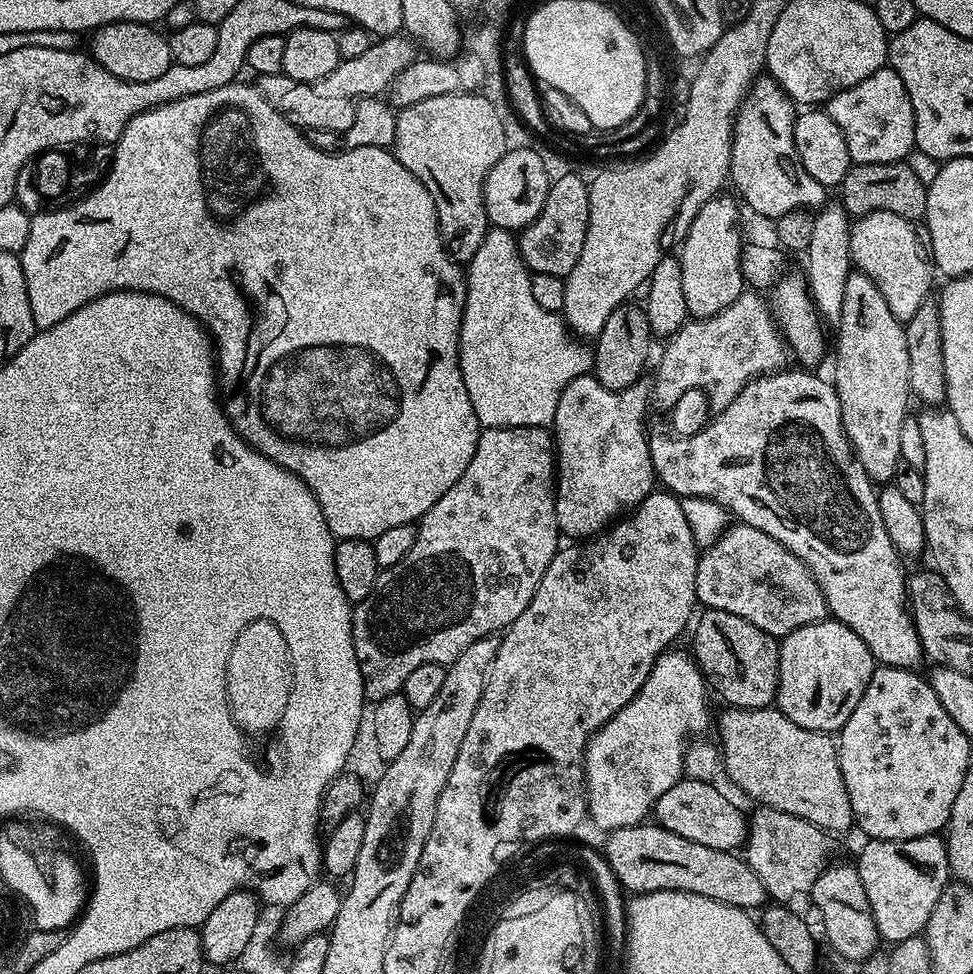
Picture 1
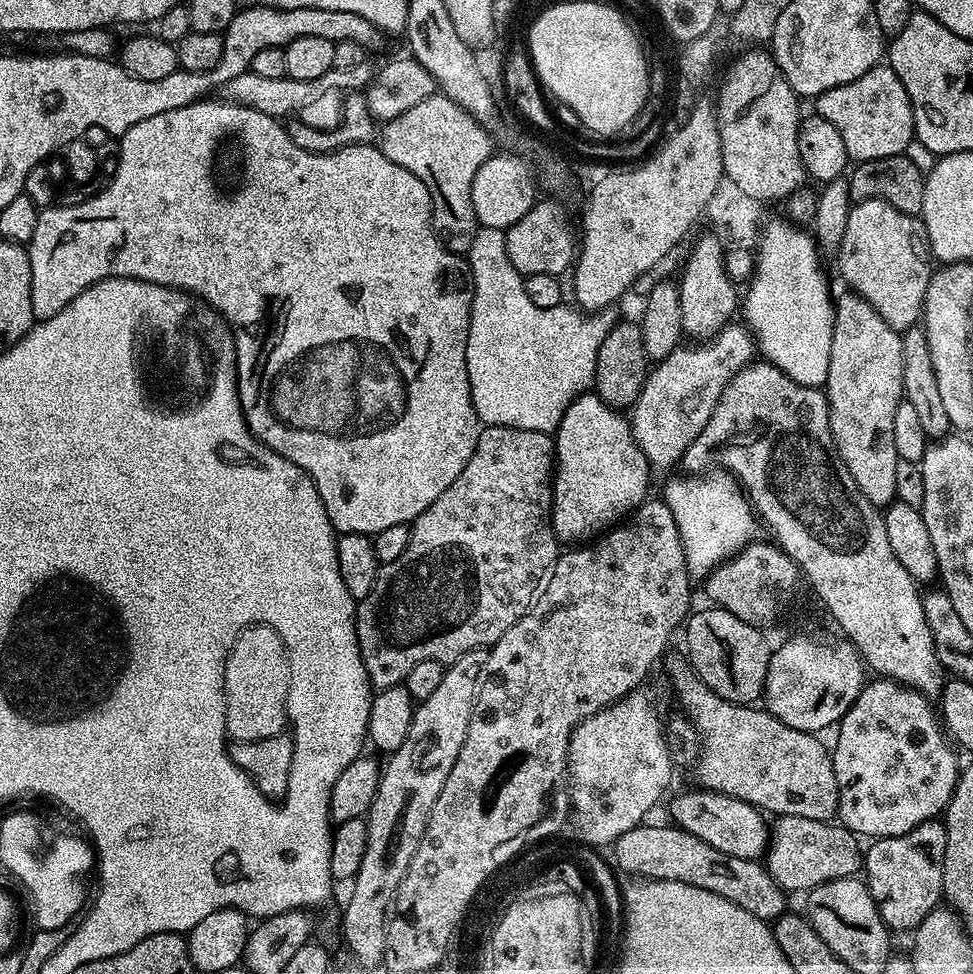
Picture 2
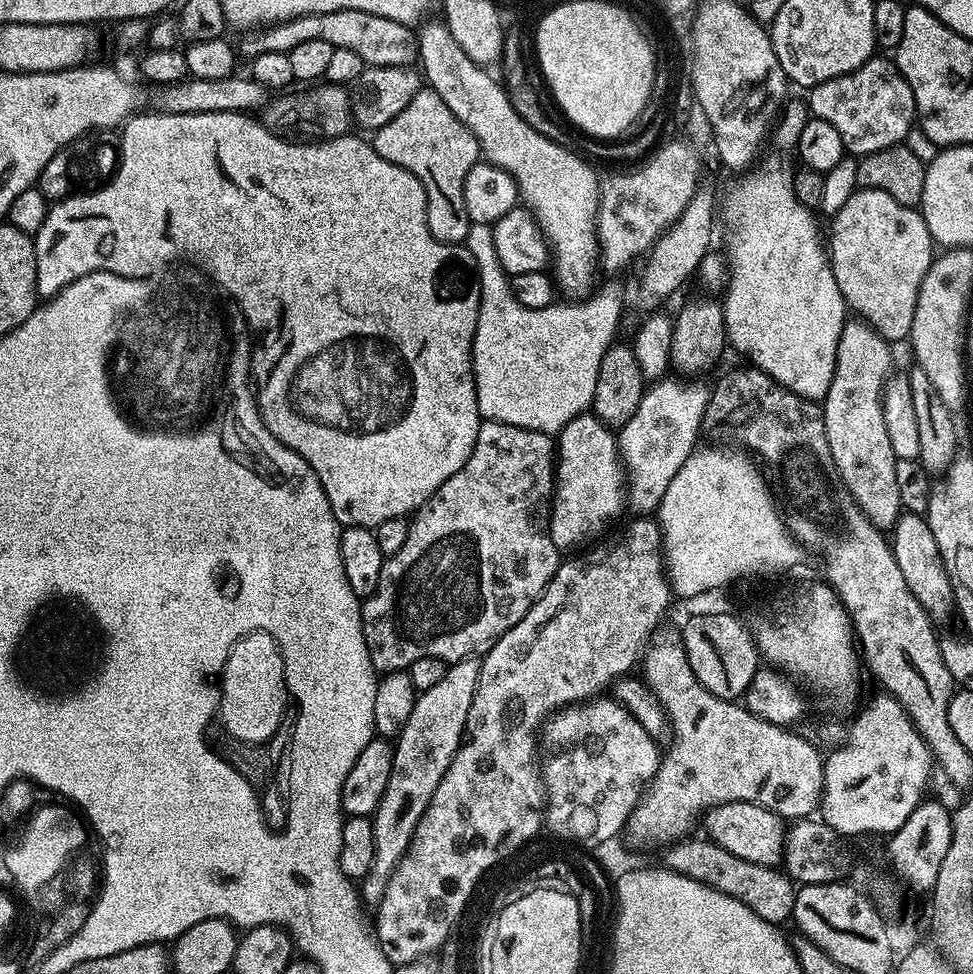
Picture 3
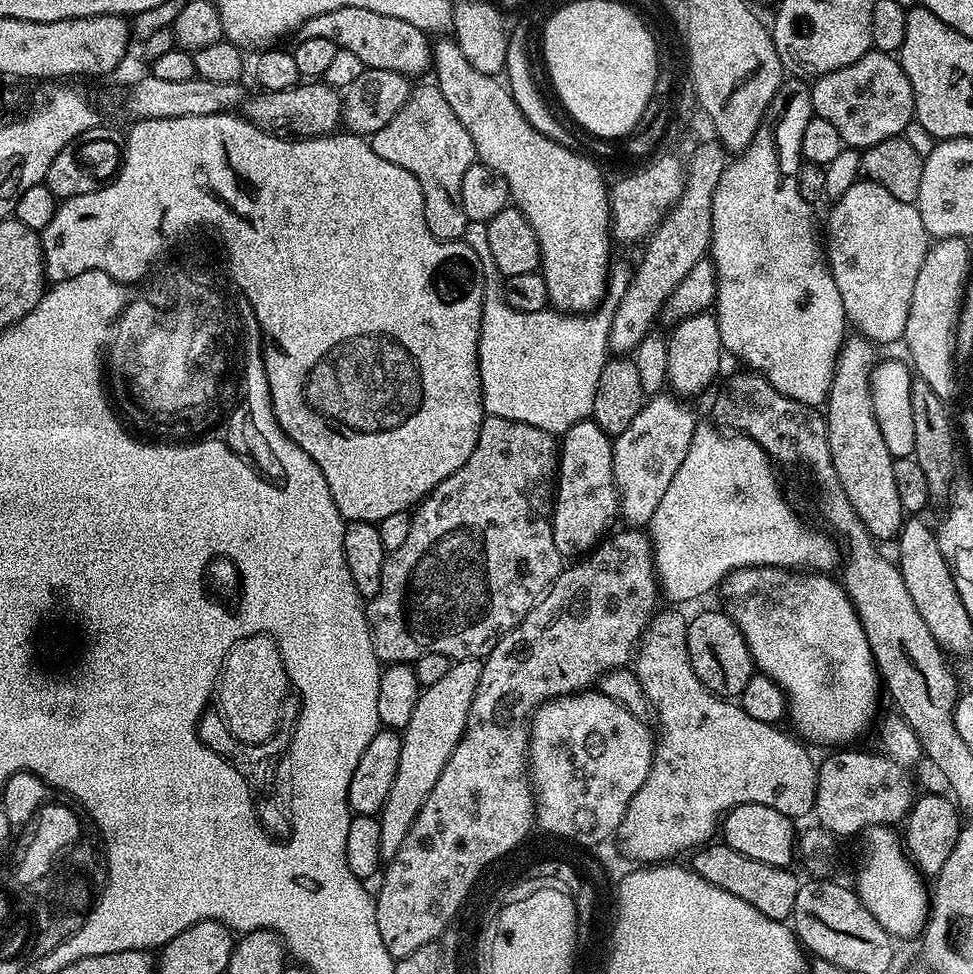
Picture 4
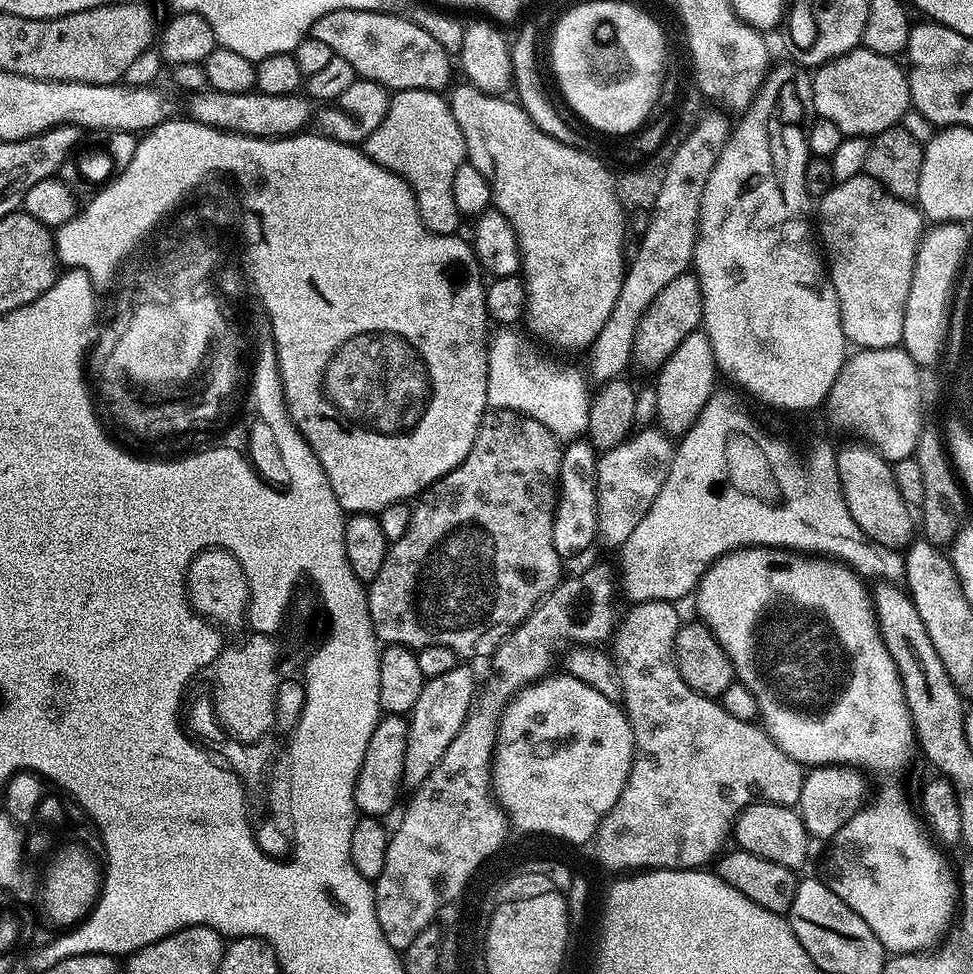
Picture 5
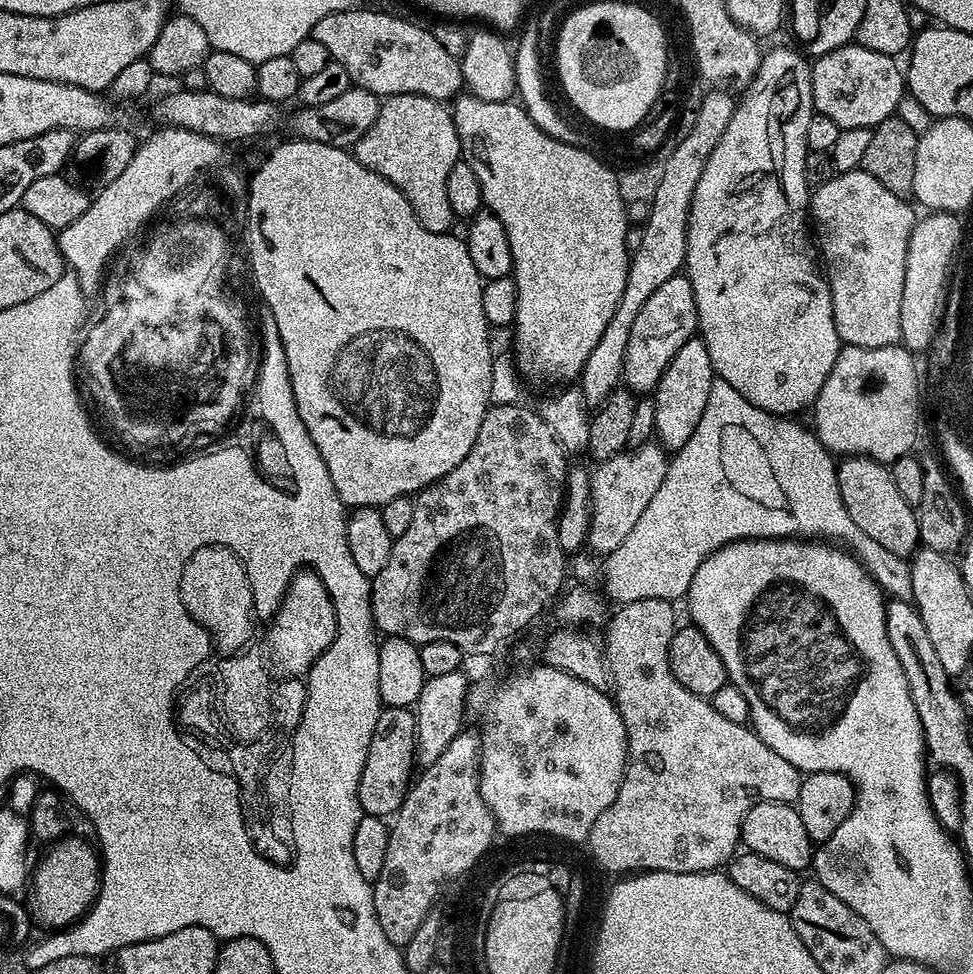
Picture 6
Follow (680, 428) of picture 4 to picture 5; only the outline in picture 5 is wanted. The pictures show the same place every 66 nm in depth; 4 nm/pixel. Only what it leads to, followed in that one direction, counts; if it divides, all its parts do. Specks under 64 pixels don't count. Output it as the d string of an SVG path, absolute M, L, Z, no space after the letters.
M656 426L641 427L639 431L628 437L618 446L607 449L599 457L596 481L599 484L599 531L608 535L608 540L616 546L622 546L630 534L634 534L638 522L646 518L650 506L654 506L654 498L658 498L658 490L666 482L670 474L672 457L674 455L674 440L667 431L659 432Z

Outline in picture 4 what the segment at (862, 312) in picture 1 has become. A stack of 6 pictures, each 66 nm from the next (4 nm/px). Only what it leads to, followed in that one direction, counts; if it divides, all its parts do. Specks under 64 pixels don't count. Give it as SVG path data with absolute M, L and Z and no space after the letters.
M852 334L845 339L836 359L836 373L832 375L832 389L826 401L826 423L828 445L832 465L842 482L850 506L858 514L864 529L873 540L895 541L904 525L906 513L902 502L898 502L898 489L894 483L893 456L886 446L886 438L876 421L872 408L872 370L878 363L877 345L873 341Z

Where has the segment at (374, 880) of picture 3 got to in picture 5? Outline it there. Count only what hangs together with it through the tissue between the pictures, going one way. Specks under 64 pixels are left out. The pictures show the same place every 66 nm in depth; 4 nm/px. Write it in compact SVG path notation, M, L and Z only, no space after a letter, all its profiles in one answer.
M457 663L454 670L446 674L438 674L438 678L425 680L422 694L418 694L418 702L414 702L408 722L408 741L406 742L406 762L404 763L404 784L415 790L420 783L438 766L442 754L446 754L446 746L454 742L458 730L462 730L462 722L466 722L468 711L472 709L472 701L476 699L478 680L467 668L467 663Z

